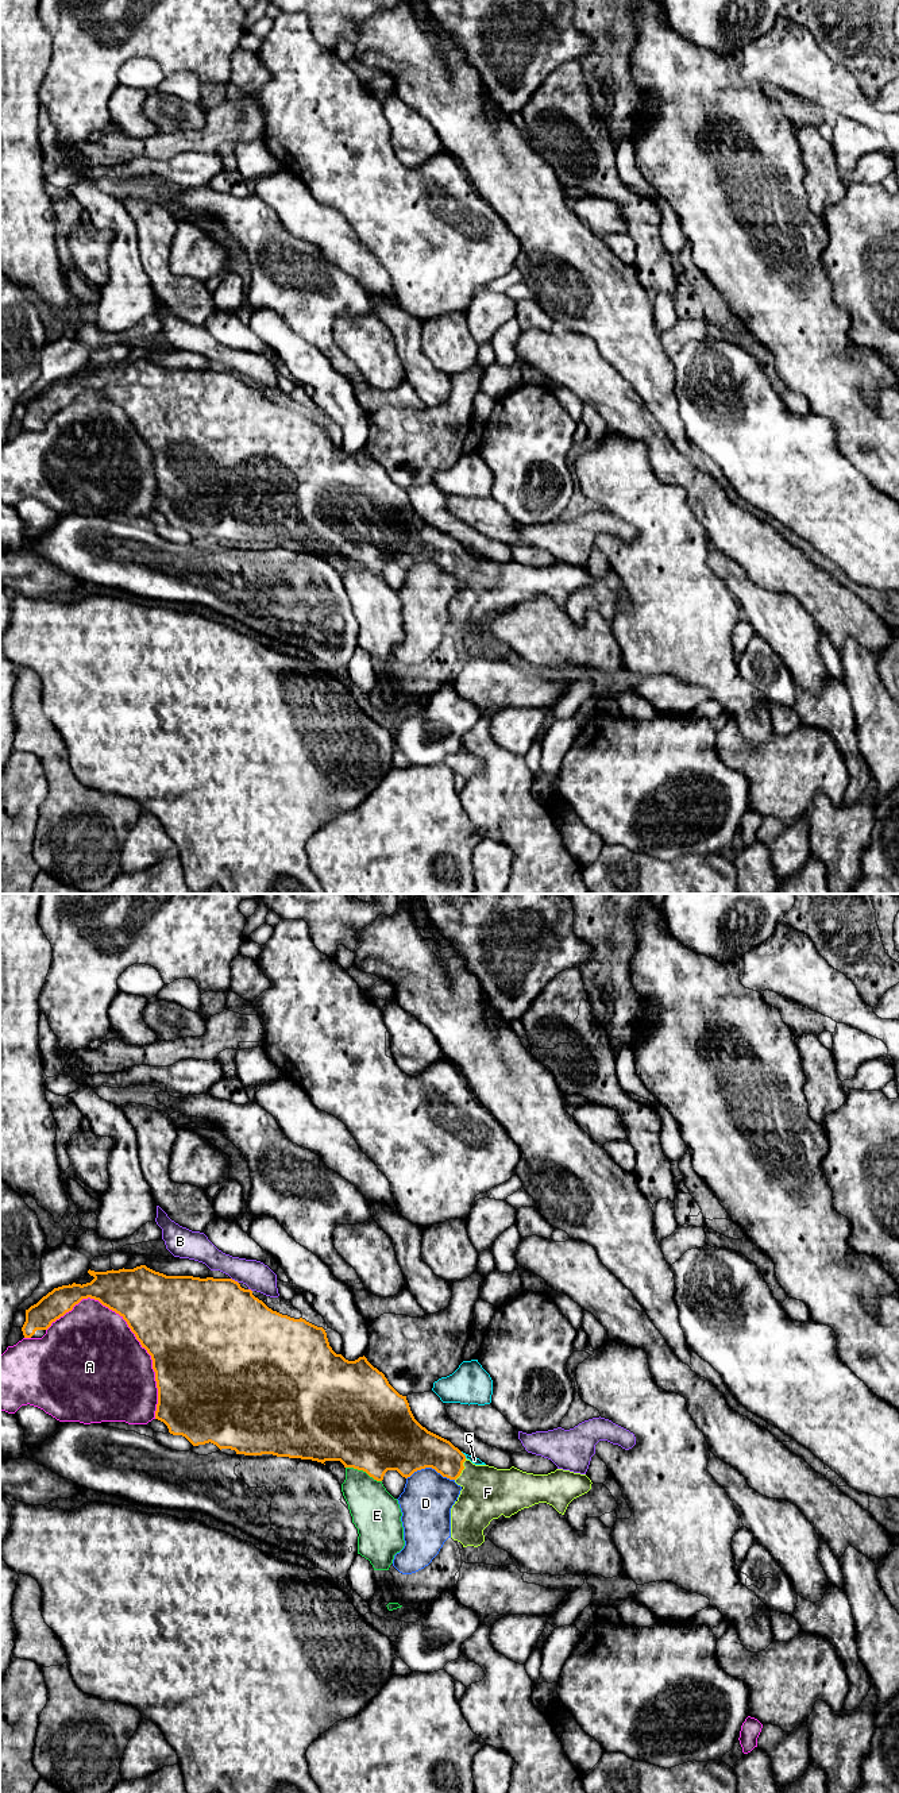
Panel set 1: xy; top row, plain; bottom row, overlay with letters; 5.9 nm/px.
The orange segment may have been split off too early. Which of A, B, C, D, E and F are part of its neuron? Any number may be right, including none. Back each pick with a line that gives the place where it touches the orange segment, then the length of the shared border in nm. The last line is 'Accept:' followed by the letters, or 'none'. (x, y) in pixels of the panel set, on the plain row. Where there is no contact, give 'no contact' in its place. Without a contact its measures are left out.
F: contact xy (463, 560); length 150 nm
Accept: F

